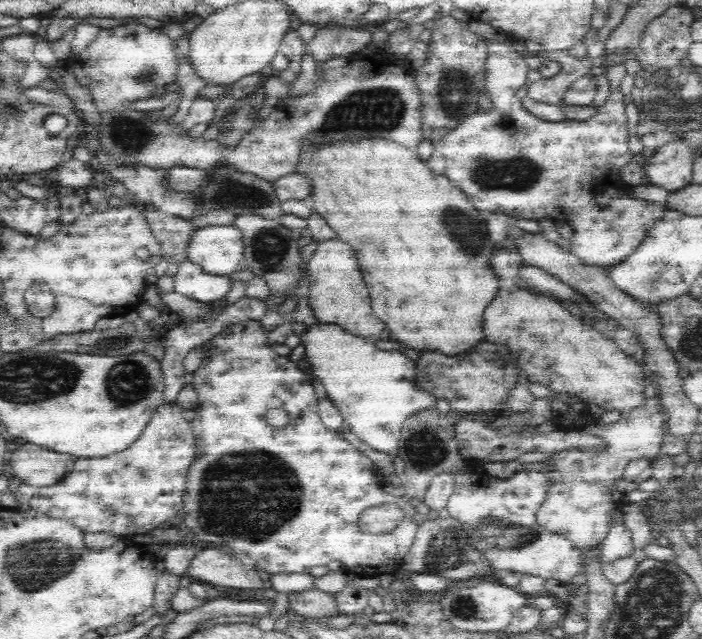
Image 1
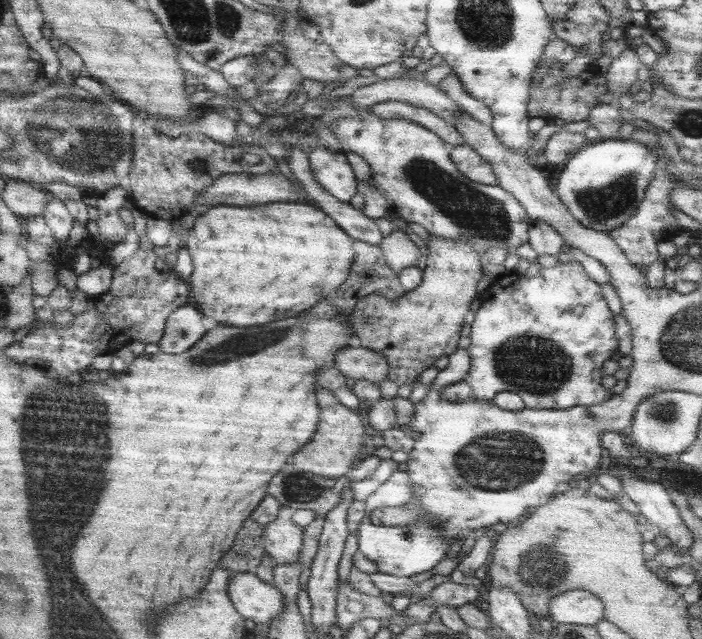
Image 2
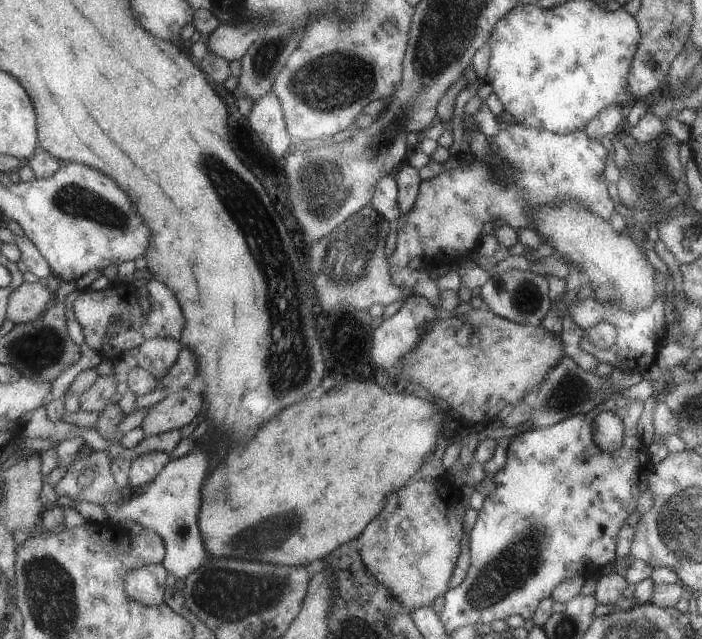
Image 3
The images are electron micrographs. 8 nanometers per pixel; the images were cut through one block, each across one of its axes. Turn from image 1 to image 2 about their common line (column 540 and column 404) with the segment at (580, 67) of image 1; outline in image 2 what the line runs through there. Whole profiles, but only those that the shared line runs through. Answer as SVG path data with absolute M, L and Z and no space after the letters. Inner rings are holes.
M379 80L371 86L363 86L355 90L351 96L341 96L353 102L357 108L373 108L375 104L383 102L405 102L417 108L431 110L433 114L441 116L449 124L457 126L461 120L461 108L451 98L445 96L443 88L431 86L421 80Z

